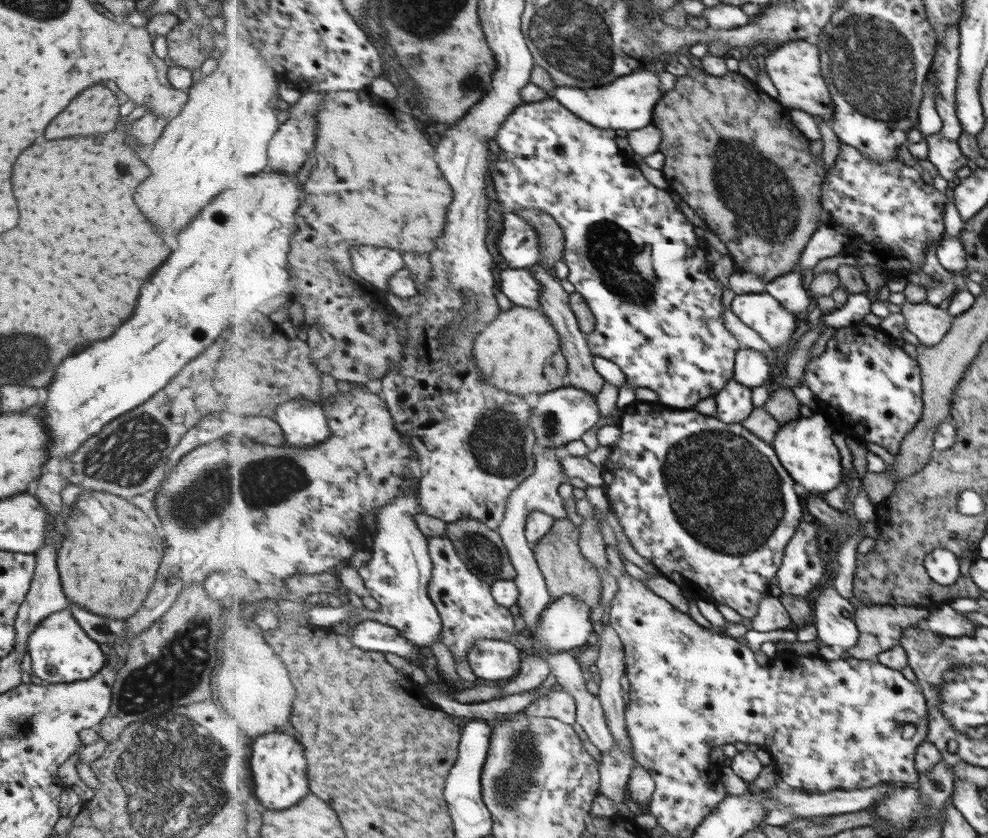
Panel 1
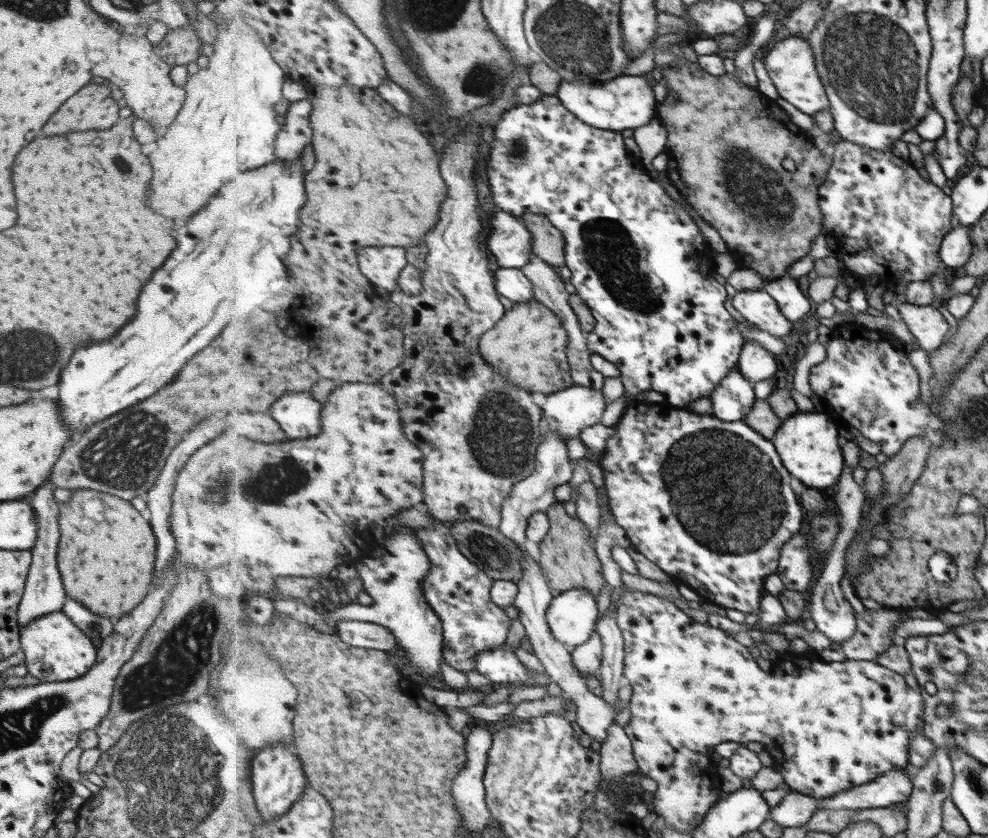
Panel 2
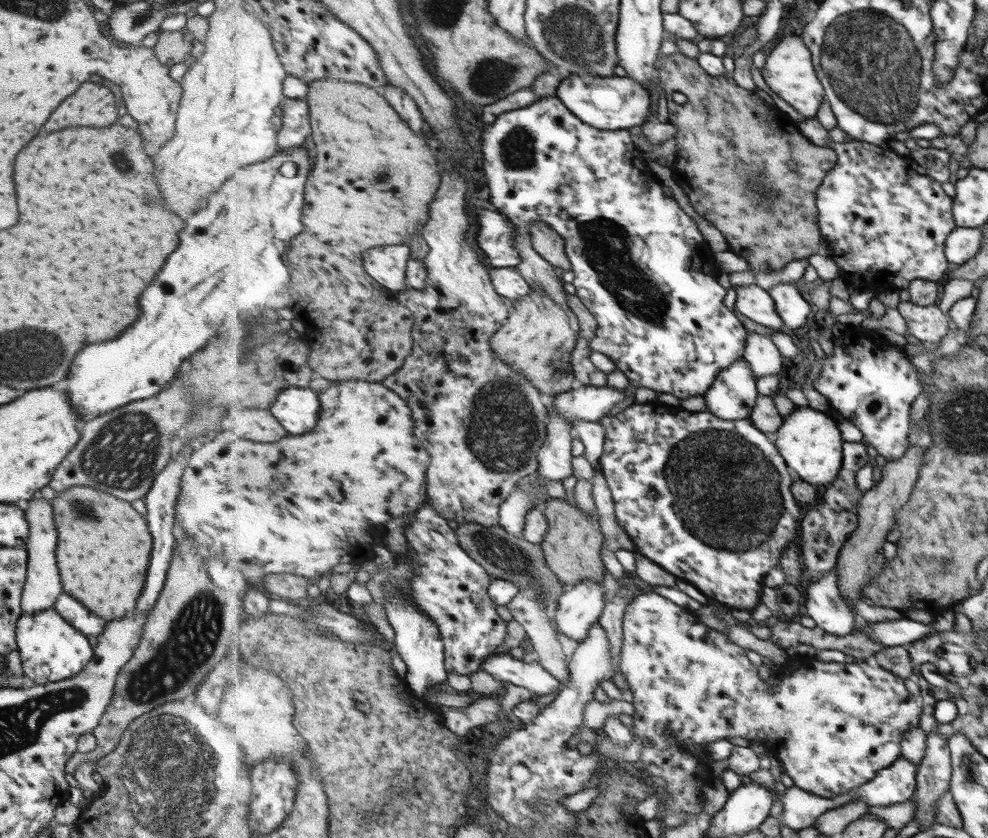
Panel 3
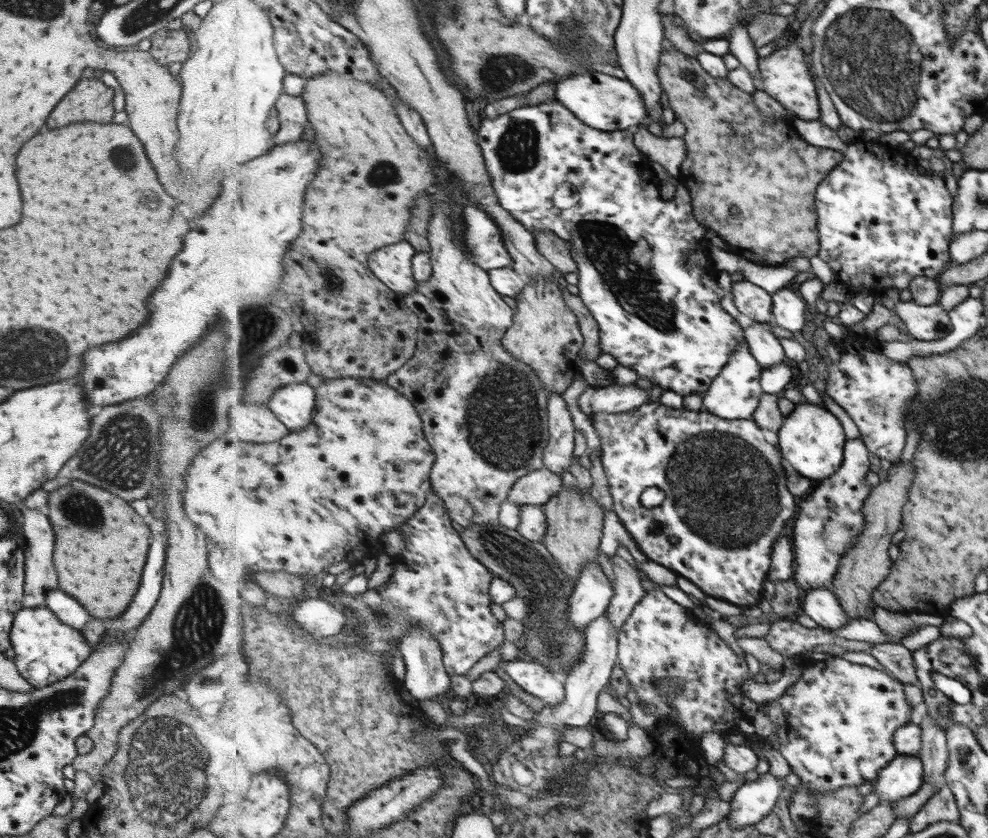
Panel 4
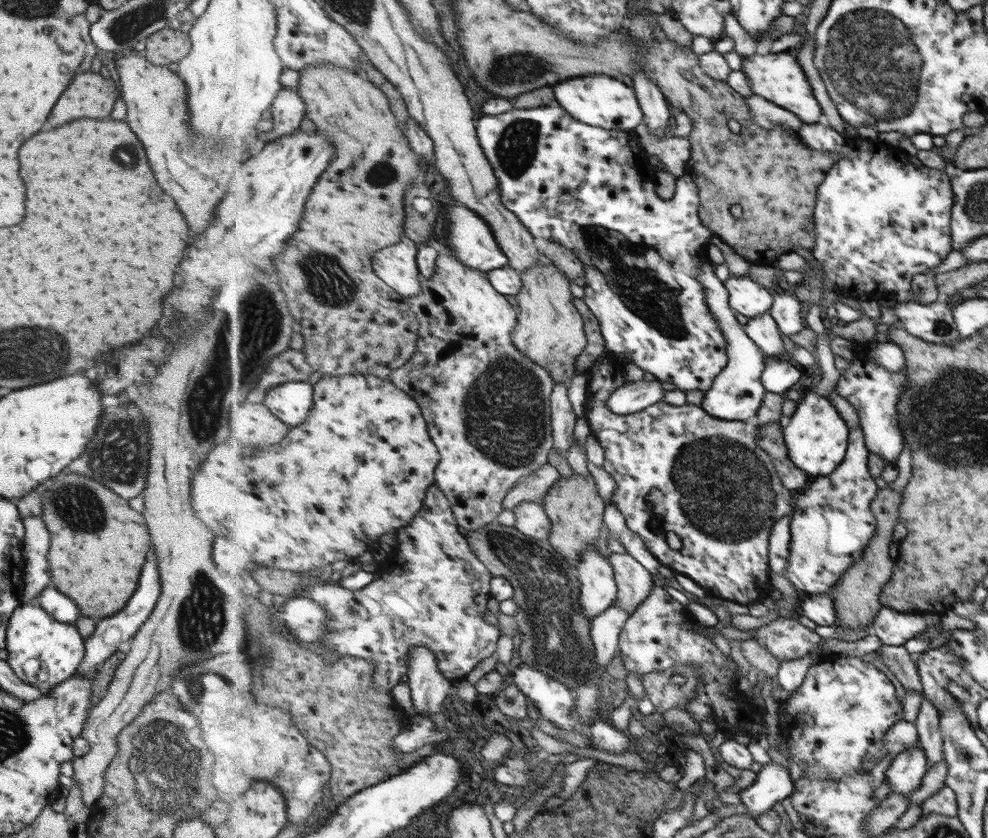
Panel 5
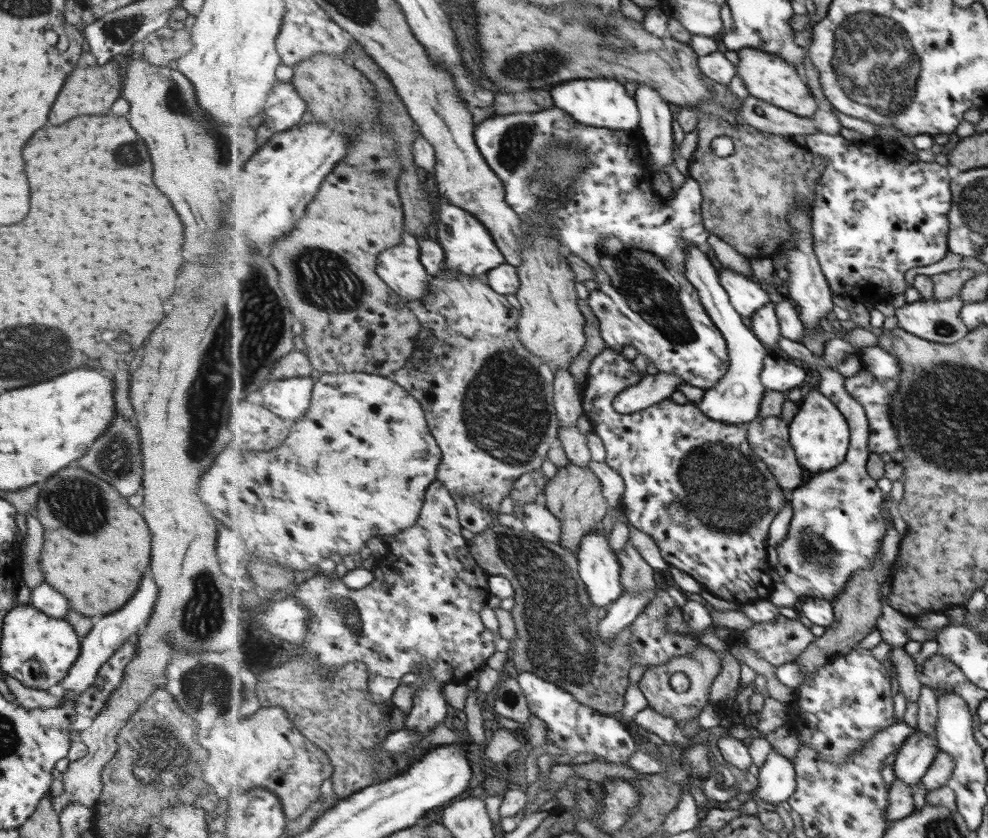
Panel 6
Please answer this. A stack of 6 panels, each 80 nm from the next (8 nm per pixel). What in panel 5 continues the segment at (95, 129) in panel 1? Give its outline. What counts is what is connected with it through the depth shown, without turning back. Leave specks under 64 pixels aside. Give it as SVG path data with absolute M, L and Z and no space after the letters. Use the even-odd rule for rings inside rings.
M91 71L78 74L58 98L48 122L62 126L76 118L104 118L111 113L120 95L116 81Z

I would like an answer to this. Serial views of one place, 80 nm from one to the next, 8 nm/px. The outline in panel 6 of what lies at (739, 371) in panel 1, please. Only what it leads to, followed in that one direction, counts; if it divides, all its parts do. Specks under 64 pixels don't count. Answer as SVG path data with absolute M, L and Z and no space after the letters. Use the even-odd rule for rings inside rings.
M776 299L768 303L766 307L758 311L753 317L752 330L754 334L763 340L772 353L780 353L778 342L784 336L781 320L778 316Z

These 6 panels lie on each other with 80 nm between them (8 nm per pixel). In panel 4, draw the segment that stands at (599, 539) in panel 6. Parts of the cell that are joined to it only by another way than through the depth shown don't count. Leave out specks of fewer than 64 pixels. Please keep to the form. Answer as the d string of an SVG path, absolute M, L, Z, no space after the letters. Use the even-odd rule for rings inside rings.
M591 564L583 572L570 599L569 623L581 631L586 630L601 616L608 614L616 596L615 584L608 578L602 564Z

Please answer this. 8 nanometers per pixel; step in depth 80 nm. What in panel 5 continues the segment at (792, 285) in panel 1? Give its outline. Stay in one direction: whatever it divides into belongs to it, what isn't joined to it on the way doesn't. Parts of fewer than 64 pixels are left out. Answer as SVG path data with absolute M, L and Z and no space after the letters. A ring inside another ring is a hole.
M776 294L775 306L771 308L770 312L776 317L784 335L800 334L806 328L804 304L794 294Z

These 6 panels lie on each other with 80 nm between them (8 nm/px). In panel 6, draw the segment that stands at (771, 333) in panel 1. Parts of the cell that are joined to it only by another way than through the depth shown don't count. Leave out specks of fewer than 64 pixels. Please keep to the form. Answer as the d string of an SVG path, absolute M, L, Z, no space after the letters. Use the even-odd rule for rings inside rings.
M724 266L719 275L734 306L743 316L754 317L758 311L777 298L772 290L749 275L740 274Z

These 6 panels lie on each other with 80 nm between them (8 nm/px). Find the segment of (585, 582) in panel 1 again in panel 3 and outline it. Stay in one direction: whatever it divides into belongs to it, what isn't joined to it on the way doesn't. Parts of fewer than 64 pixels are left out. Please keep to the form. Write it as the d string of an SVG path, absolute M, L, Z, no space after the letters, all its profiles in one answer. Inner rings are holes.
M550 499L544 509L550 522L550 532L542 544L546 552L548 566L561 578L565 587L572 588L582 584L585 580L595 581L606 578L606 564L603 560L604 529L600 514L589 517L582 507L570 504L567 499Z

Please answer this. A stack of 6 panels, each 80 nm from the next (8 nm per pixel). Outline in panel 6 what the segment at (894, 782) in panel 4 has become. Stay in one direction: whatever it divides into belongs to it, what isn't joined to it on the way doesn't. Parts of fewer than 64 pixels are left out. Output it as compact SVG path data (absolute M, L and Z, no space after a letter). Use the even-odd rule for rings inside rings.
M915 729L897 752L896 778L911 787L914 786L926 774L939 751L937 737Z

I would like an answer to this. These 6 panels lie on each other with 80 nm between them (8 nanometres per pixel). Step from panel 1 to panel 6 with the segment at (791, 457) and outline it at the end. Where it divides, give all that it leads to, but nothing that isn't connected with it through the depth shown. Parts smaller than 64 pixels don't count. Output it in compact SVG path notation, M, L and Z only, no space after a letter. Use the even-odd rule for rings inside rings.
M814 390L802 399L800 412L790 424L790 428L792 444L808 473L826 472L838 468L851 451L851 424L839 405L821 390Z

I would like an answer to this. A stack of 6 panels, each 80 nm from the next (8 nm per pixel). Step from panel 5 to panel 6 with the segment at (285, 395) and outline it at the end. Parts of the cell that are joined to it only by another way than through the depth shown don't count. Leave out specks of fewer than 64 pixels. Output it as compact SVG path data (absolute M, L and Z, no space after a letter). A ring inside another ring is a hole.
M312 377L268 381L257 398L272 412L296 422L310 410L316 382Z

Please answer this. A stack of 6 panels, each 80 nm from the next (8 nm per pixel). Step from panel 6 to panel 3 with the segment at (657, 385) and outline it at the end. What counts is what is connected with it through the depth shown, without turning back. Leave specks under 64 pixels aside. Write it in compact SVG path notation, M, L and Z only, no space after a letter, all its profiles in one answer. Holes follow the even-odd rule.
M577 385L576 388L564 394L555 396L554 407L575 426L575 422L586 419L599 422L603 416L610 414L620 402L628 398L628 394L610 385L591 387Z

